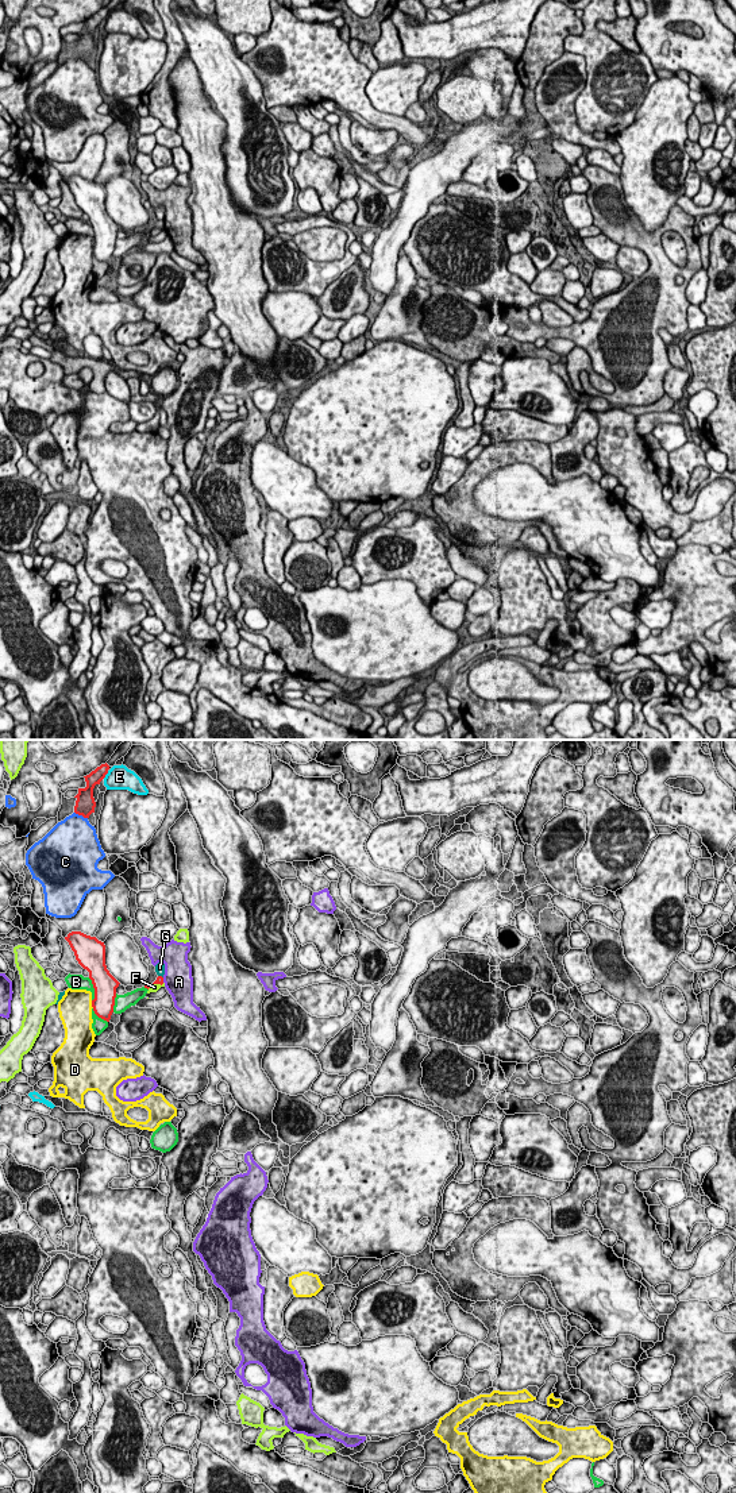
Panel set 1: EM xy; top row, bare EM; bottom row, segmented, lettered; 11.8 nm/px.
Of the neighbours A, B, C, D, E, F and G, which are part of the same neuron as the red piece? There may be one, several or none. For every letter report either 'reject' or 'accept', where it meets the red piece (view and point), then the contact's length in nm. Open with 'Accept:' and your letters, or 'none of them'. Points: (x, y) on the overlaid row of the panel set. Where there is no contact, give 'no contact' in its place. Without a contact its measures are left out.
Accept: none of them
A: reject | xy (162, 980) | 70 nm
B: reject | xy (95, 990) | 300 nm
C: reject | xy (81, 814) | 180 nm
D: reject | xy (92, 1005) | 100 nm
E: reject | xy (106, 774) | 120 nm
F: reject | xy (158, 983) | 140 nm
G: reject | xy (161, 976) | 70 nm

